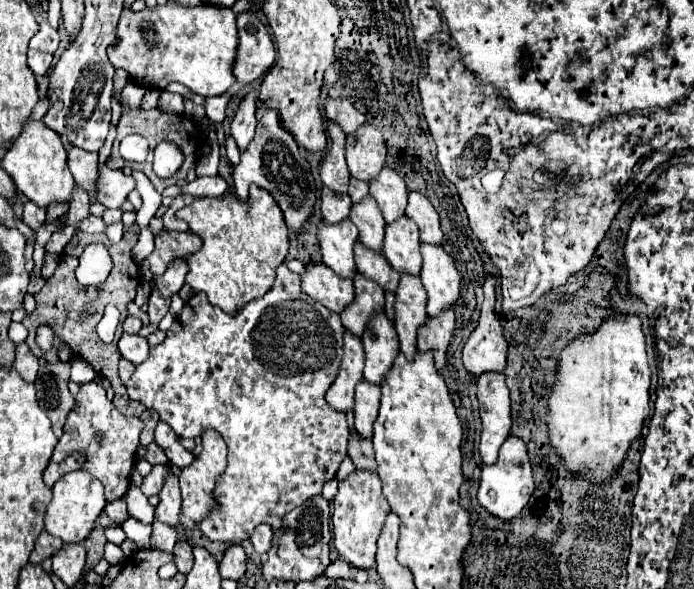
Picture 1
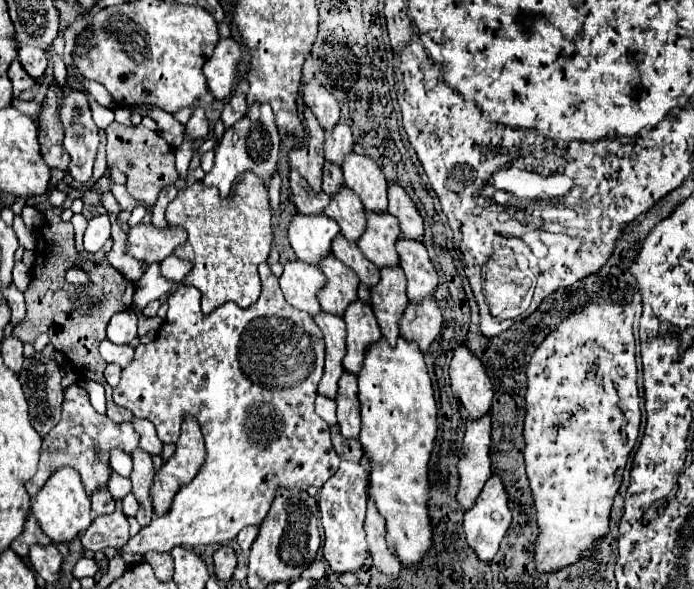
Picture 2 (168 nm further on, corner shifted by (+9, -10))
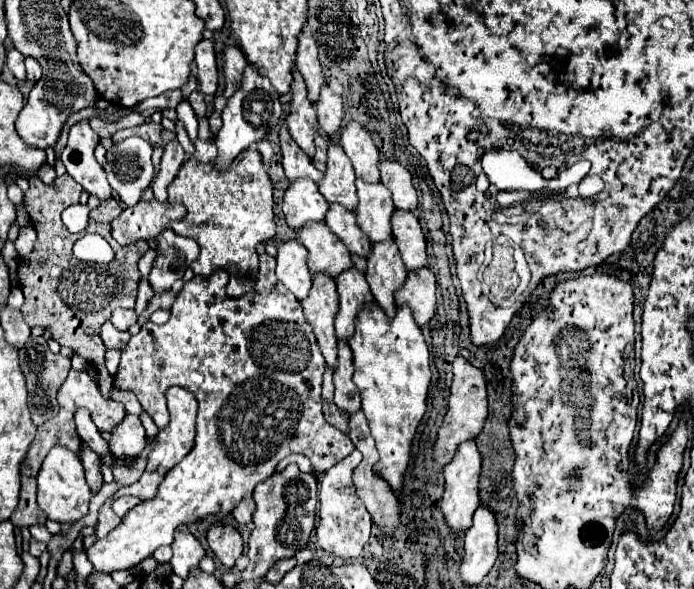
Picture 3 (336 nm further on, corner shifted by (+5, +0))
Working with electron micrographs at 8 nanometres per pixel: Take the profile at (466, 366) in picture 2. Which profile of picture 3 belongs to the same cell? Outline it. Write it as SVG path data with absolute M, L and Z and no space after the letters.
M457 355L453 361L453 385L449 395L449 411L445 415L445 421L441 425L437 445L435 445L435 461L439 465L447 465L461 441L467 441L471 437L479 435L479 429L483 429L487 421L487 381L479 367L473 367L465 357Z

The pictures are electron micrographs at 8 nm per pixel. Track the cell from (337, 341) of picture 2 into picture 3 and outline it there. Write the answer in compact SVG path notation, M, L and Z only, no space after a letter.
M313 277L311 293L301 305L307 321L313 325L327 367L337 369L337 337L333 323L339 313L339 293L335 281L329 277Z

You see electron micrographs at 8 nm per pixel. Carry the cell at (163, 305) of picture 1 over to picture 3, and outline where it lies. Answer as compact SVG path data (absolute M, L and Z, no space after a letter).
M165 229L157 241L157 259L149 275L149 283L155 293L165 293L177 279L183 279L189 265L199 257L199 245Z

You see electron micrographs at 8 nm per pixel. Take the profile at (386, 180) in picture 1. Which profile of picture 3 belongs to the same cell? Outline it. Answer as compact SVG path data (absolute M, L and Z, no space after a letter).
M349 121L341 133L341 147L351 159L359 179L367 183L379 183L379 149L375 147L371 135L355 121Z

